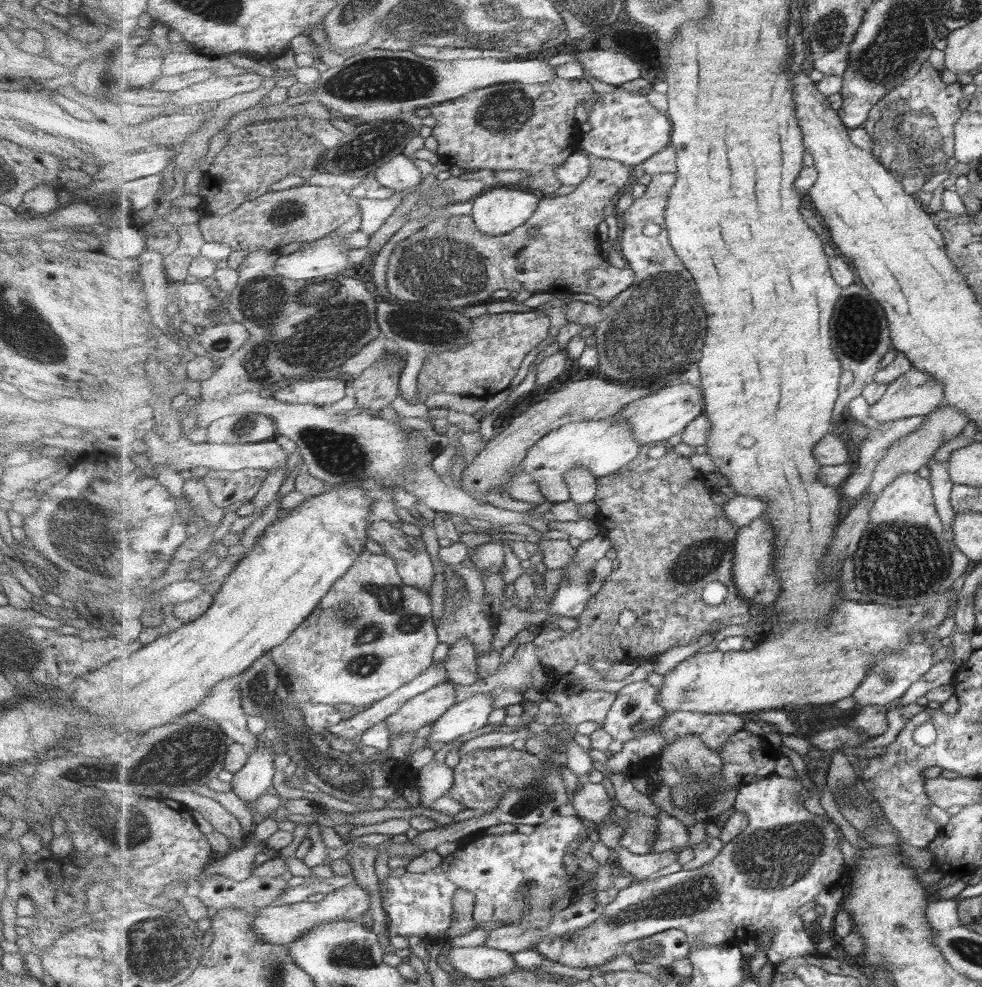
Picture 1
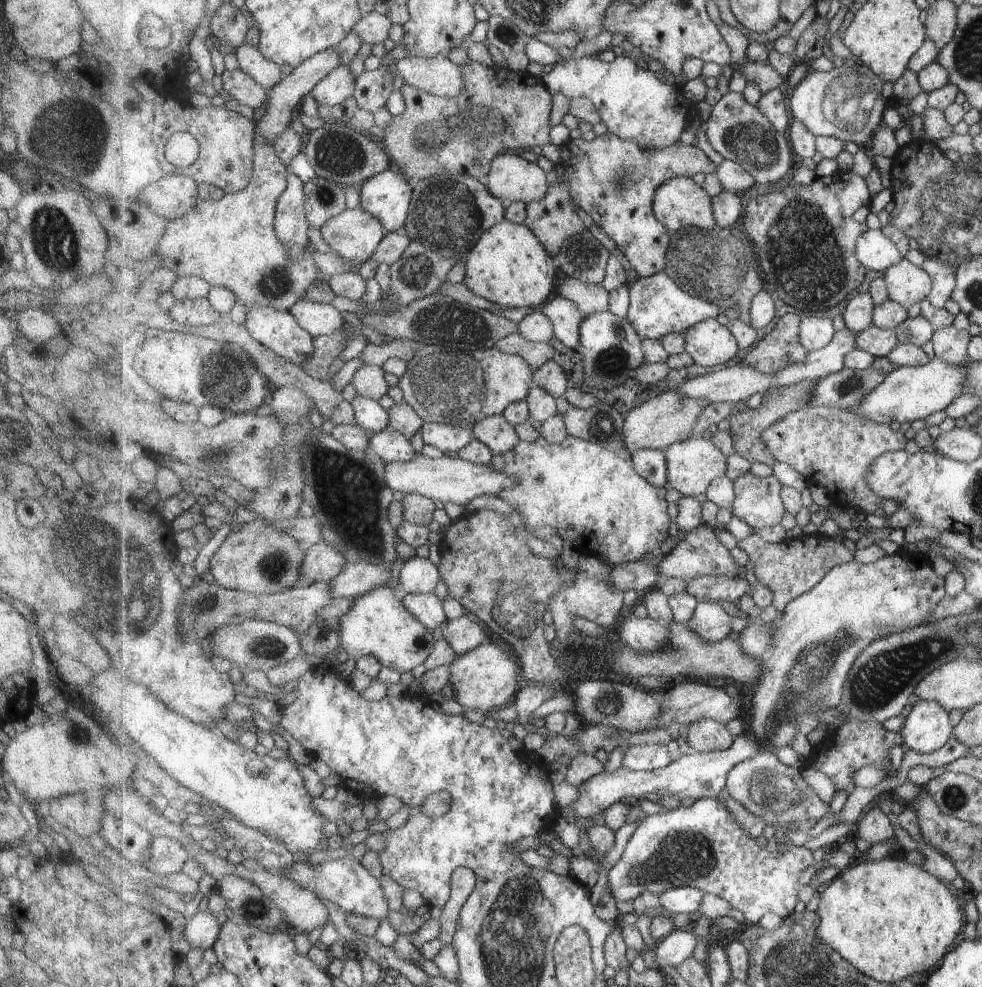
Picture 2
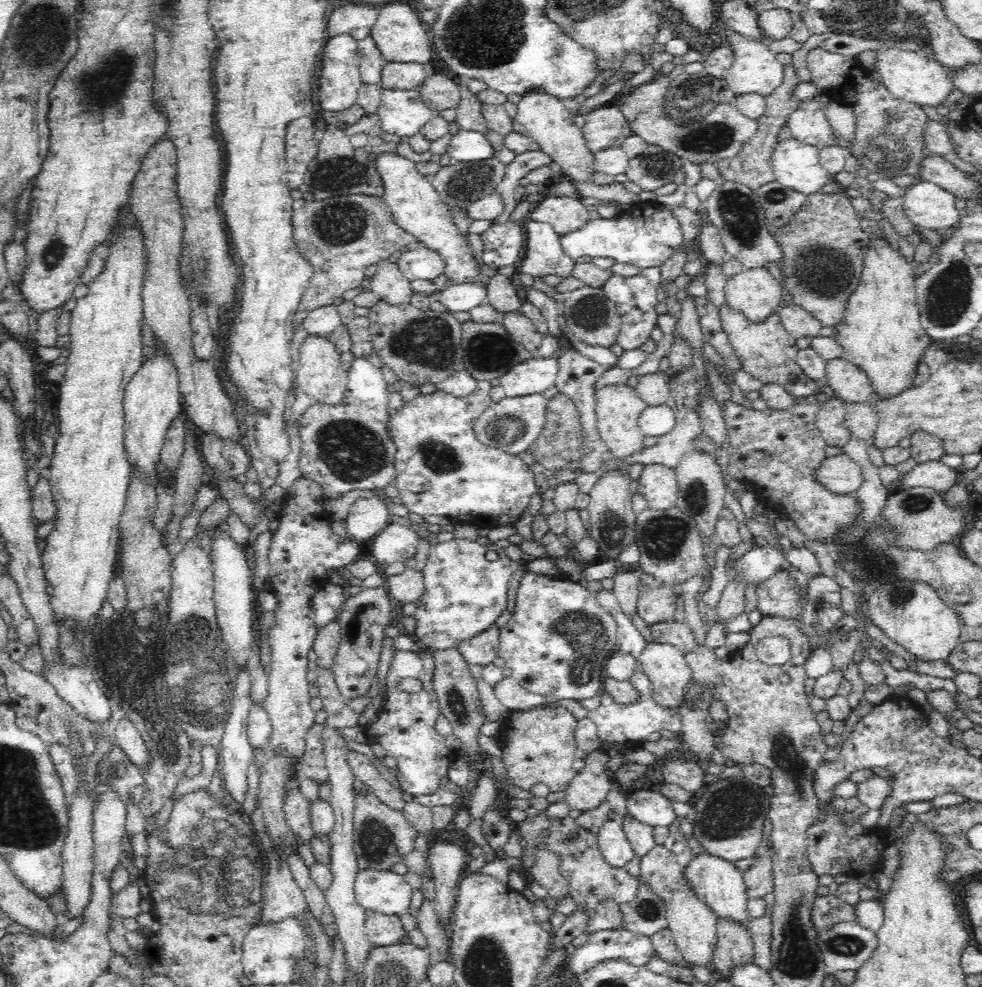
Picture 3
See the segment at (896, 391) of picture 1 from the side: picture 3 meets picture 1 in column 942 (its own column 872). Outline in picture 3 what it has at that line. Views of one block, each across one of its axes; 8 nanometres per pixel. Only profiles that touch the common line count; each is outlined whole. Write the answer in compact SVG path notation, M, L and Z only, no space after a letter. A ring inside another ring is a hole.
M842 357L826 364L825 380L845 403L873 405L878 400L878 393L866 372Z

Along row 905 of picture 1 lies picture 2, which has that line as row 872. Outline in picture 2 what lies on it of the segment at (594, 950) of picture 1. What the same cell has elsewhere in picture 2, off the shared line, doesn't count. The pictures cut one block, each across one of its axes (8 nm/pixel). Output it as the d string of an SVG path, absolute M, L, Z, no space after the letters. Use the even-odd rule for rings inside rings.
M721 798L698 799L697 804L693 804L691 808L679 806L665 814L644 816L641 826L633 833L621 858L611 869L606 870L607 884L615 901L639 902L639 896L645 890L659 896L679 886L691 886L729 902L733 908L742 912L747 926L757 924L767 913L784 917L794 913L793 908L799 902L799 890L802 887L799 880L803 872L815 864L813 851L792 844L783 845L776 853L769 852L765 847L761 848L757 837L753 838L721 801Z

